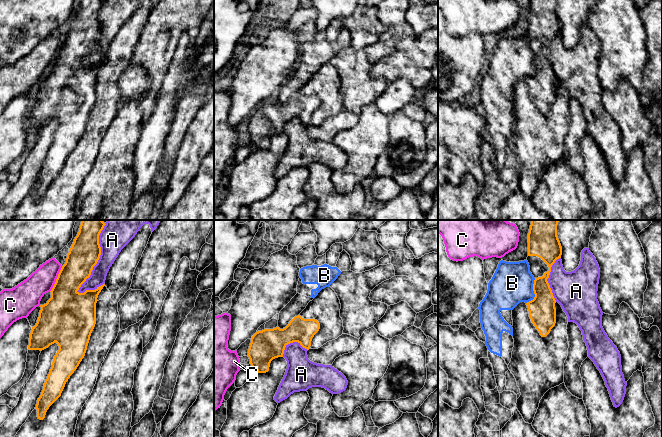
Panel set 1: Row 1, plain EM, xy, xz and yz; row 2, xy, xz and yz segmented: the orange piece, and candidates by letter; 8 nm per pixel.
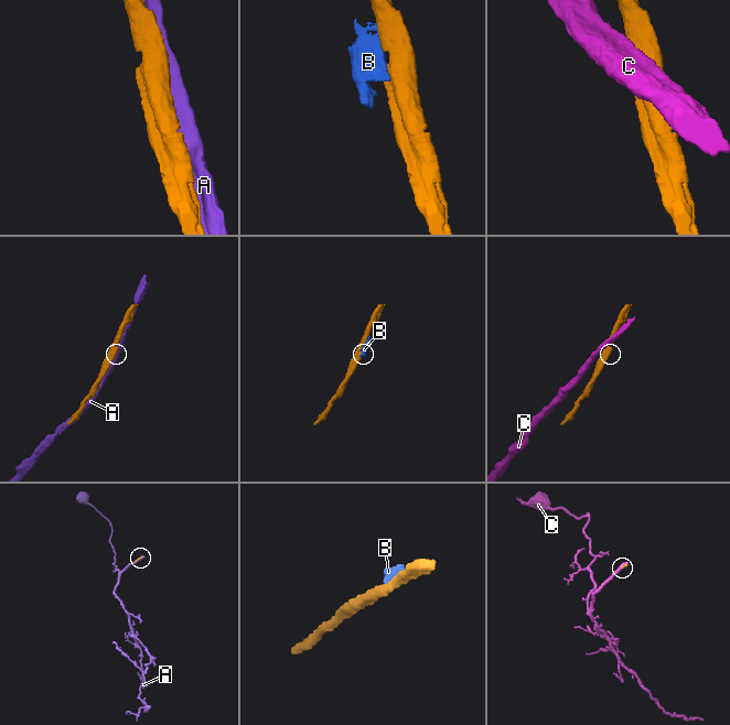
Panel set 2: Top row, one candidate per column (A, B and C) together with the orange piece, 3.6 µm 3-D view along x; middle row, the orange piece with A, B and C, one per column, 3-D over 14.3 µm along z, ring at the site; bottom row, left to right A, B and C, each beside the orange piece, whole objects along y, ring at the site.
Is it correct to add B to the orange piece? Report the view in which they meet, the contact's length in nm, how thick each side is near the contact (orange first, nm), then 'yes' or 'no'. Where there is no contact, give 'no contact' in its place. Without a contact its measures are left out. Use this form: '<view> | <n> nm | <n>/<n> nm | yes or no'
yz | 220 nm | 220/320 nm | no

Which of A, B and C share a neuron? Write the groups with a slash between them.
A / B / C

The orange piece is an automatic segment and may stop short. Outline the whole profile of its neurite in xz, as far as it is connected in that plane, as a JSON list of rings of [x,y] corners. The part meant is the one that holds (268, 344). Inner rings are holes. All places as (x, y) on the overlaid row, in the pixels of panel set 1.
[[[298,315],[283,329],[276,327],[256,332],[248,349],[251,366],[258,373],[268,372],[271,361],[283,357],[285,347],[293,342],[309,350],[312,338],[319,329],[317,320],[304,319]]]

